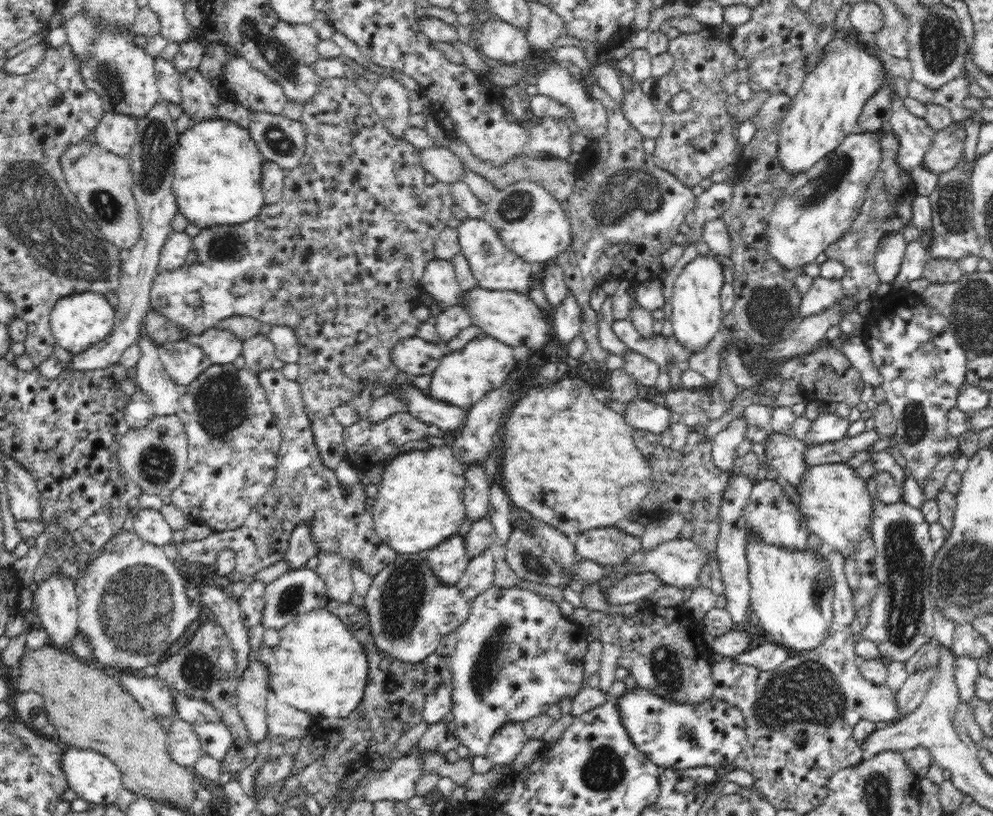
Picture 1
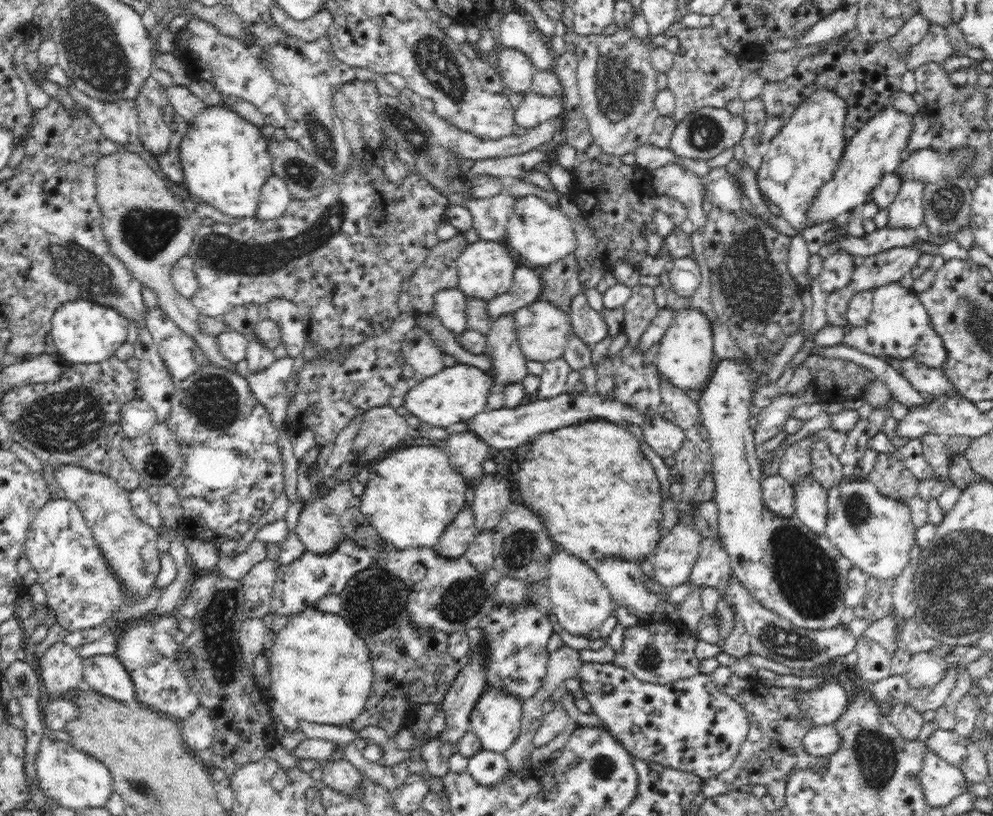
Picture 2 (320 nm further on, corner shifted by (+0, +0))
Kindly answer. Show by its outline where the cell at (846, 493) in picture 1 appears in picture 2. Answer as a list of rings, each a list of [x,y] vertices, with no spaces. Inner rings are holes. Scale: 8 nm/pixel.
[[[864,476],[844,479],[827,490],[825,535],[852,566],[862,568],[870,578],[884,582],[896,580],[902,574],[915,545],[916,530],[908,505],[884,496]]]

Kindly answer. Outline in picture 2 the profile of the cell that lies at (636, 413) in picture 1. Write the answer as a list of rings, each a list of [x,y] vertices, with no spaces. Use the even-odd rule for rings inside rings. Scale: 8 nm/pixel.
[[[659,414],[651,415],[641,429],[646,444],[663,459],[673,457],[685,439],[684,431],[680,427],[666,421]]]

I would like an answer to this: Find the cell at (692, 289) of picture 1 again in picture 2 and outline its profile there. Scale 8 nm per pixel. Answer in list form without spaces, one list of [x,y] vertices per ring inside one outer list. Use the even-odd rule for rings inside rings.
[[[692,308],[680,310],[674,318],[674,323],[666,329],[659,342],[660,347],[653,361],[659,375],[684,393],[690,390],[702,390],[711,378],[717,361],[712,351],[712,329],[708,318]]]

